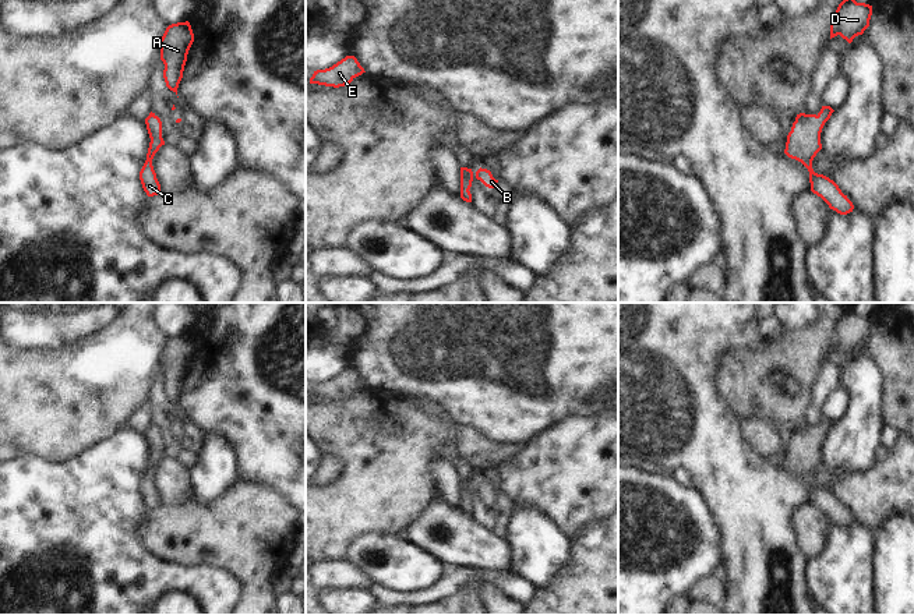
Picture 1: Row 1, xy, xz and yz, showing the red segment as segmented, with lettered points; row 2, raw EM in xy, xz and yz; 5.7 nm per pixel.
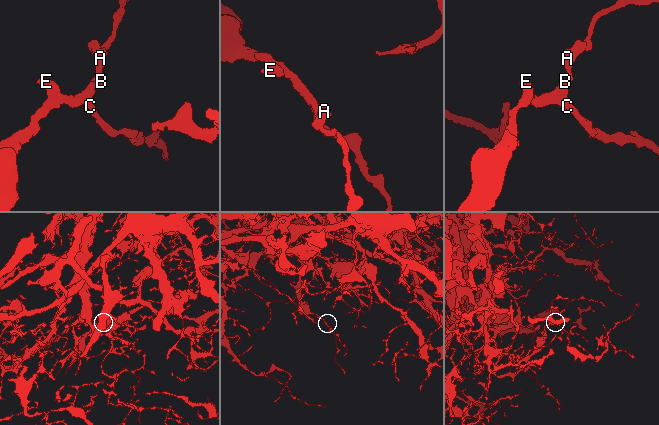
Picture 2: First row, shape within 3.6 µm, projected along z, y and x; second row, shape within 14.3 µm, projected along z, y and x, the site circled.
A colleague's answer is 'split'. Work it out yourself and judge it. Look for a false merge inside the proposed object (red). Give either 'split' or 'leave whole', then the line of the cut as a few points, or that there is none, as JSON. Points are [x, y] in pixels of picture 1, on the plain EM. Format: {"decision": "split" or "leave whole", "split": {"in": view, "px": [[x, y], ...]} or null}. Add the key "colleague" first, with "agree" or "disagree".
{"colleague": "disagree", "decision": "leave whole", "split": null}

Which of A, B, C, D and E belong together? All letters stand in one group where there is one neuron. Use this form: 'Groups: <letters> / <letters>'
Groups: A B C D E

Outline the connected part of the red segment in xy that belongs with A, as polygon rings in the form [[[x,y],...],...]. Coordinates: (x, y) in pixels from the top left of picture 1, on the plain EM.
[[[188,333],[169,337],[160,351],[163,390],[166,399],[176,407],[193,354],[194,346]]]

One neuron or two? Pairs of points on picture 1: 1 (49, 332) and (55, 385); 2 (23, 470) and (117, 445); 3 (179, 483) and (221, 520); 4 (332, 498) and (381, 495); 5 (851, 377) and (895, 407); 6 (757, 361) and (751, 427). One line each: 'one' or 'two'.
1: two
2: one
3: two
4: one
5: two
6: two

